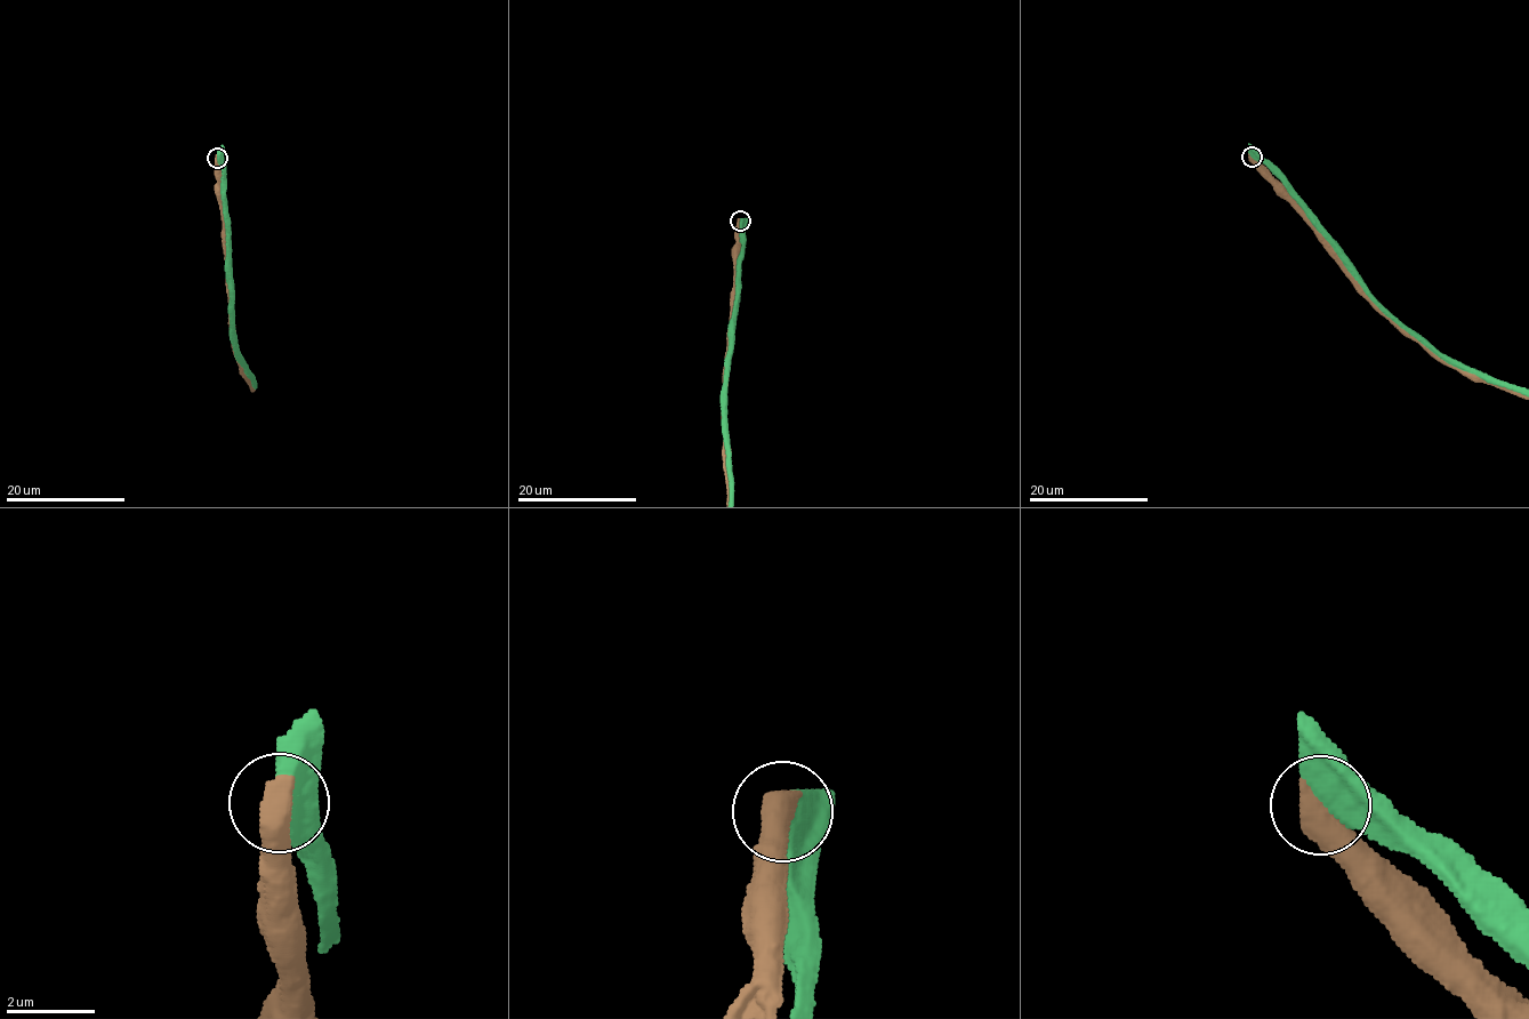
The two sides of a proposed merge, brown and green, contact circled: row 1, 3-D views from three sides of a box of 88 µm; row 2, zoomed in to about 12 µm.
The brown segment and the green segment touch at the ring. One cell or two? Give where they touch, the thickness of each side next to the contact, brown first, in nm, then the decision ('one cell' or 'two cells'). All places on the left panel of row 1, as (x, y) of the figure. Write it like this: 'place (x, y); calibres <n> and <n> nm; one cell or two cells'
place (217, 158); calibres 700 and 480 nm; two cells

